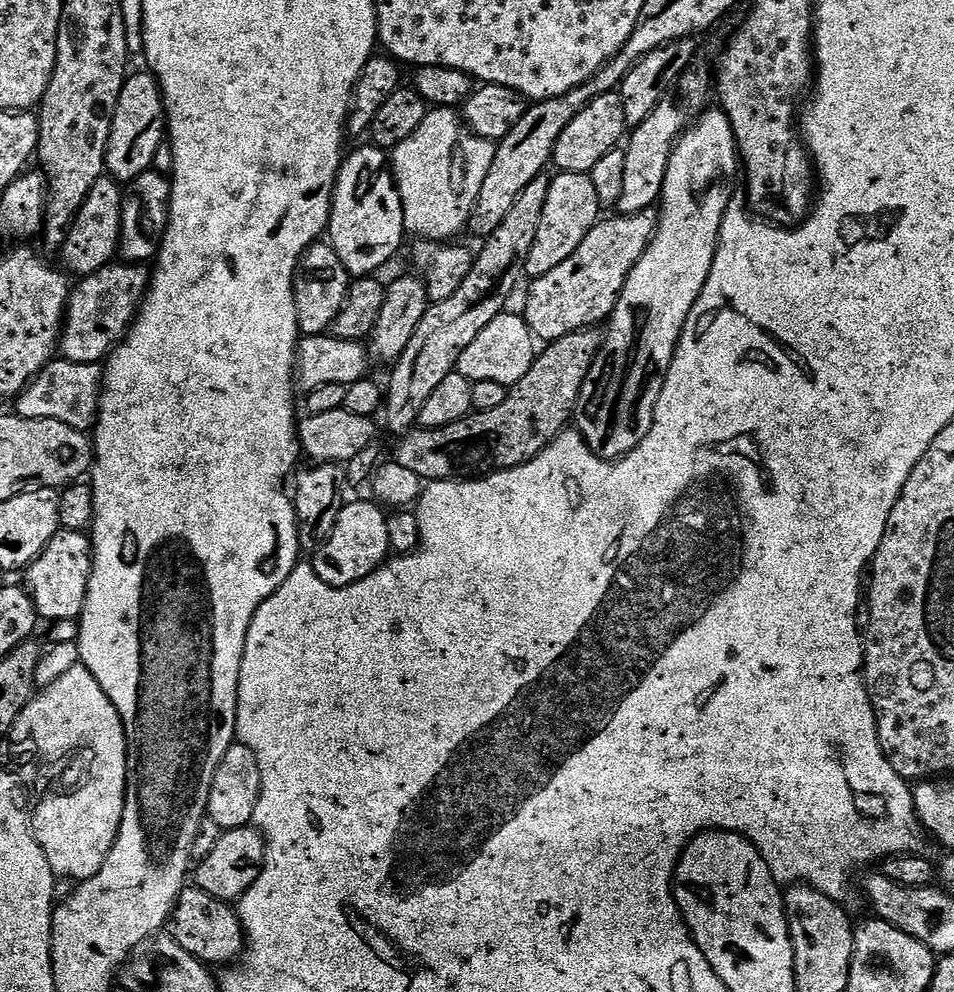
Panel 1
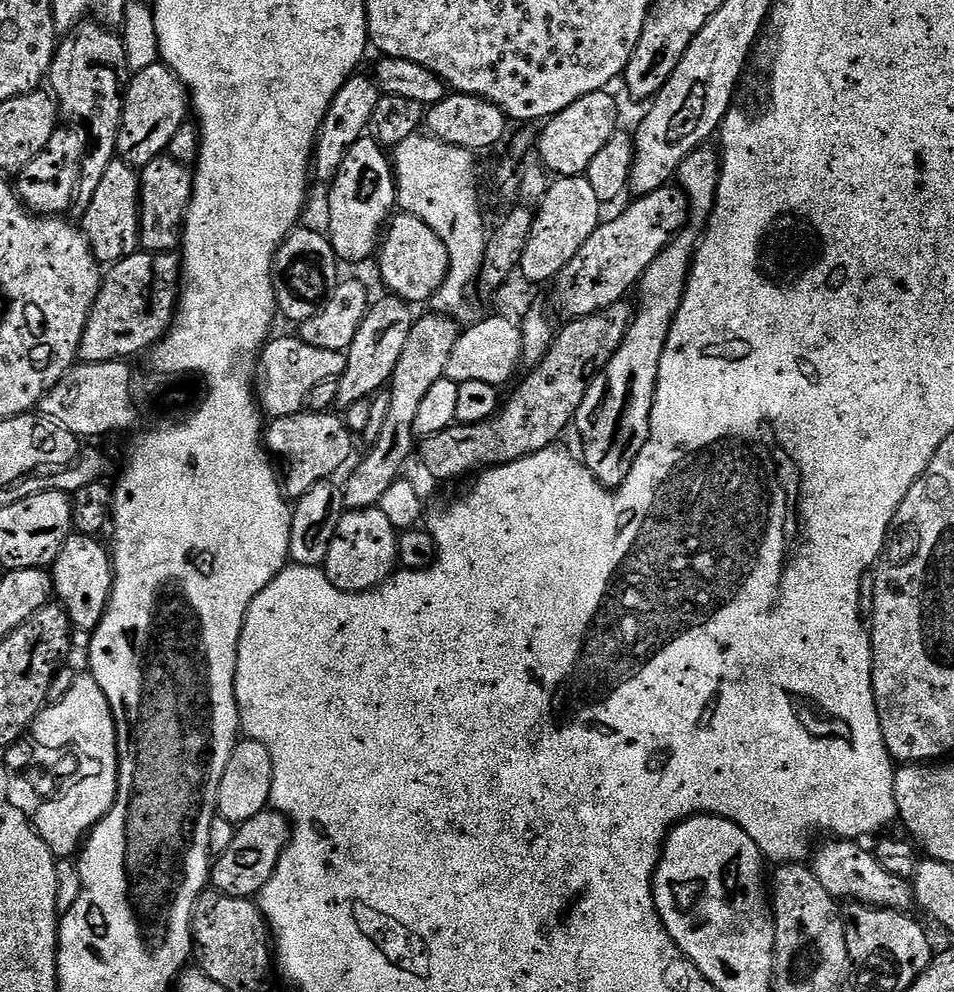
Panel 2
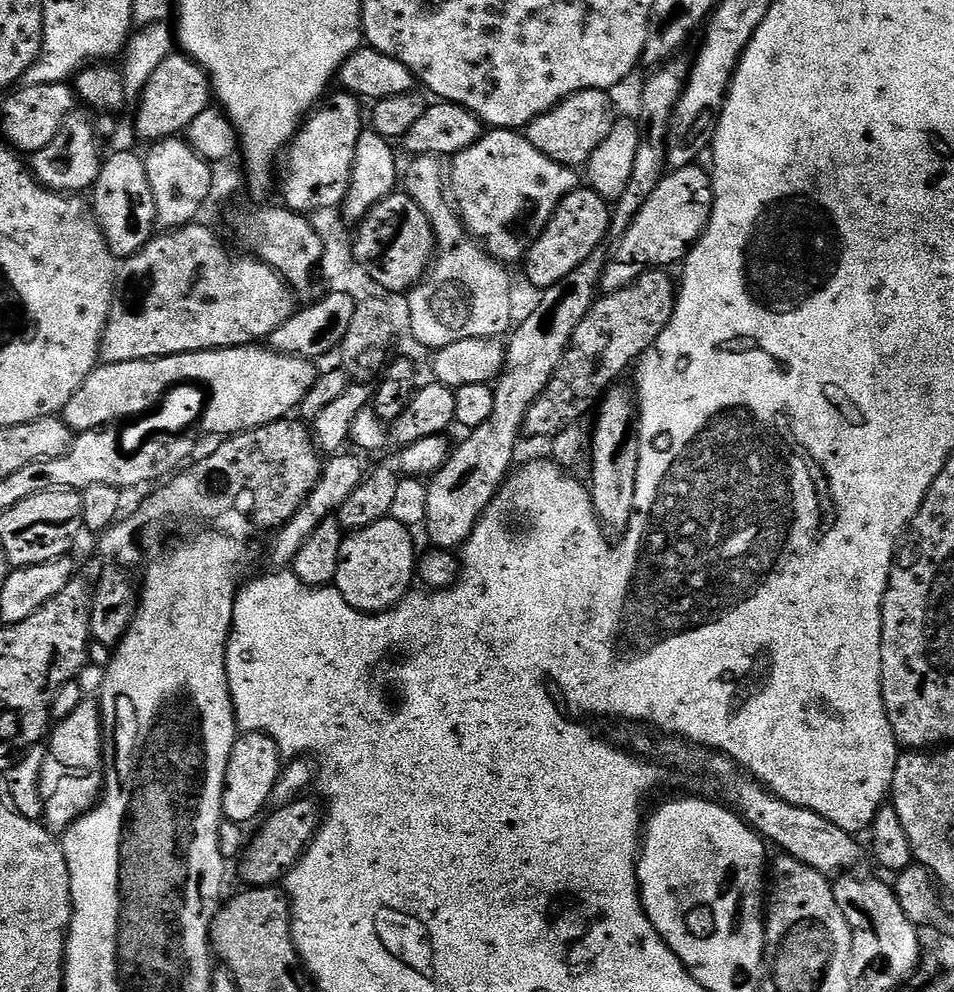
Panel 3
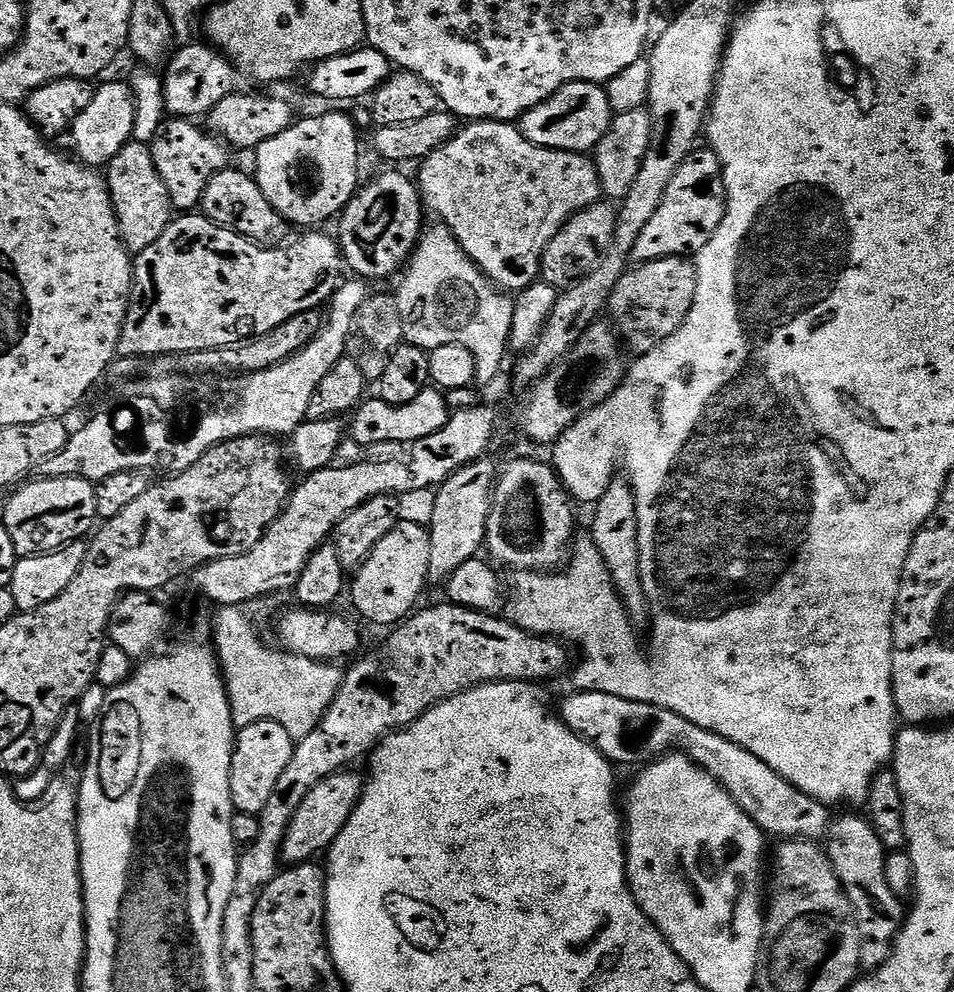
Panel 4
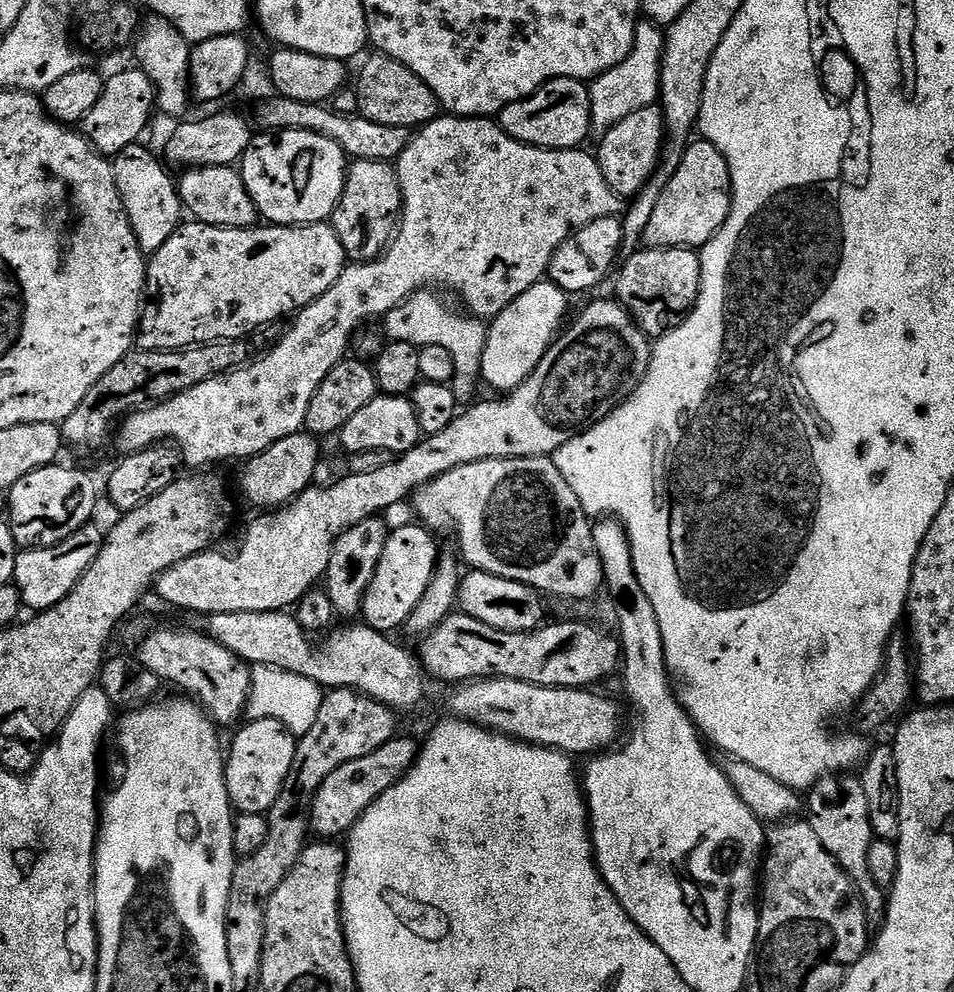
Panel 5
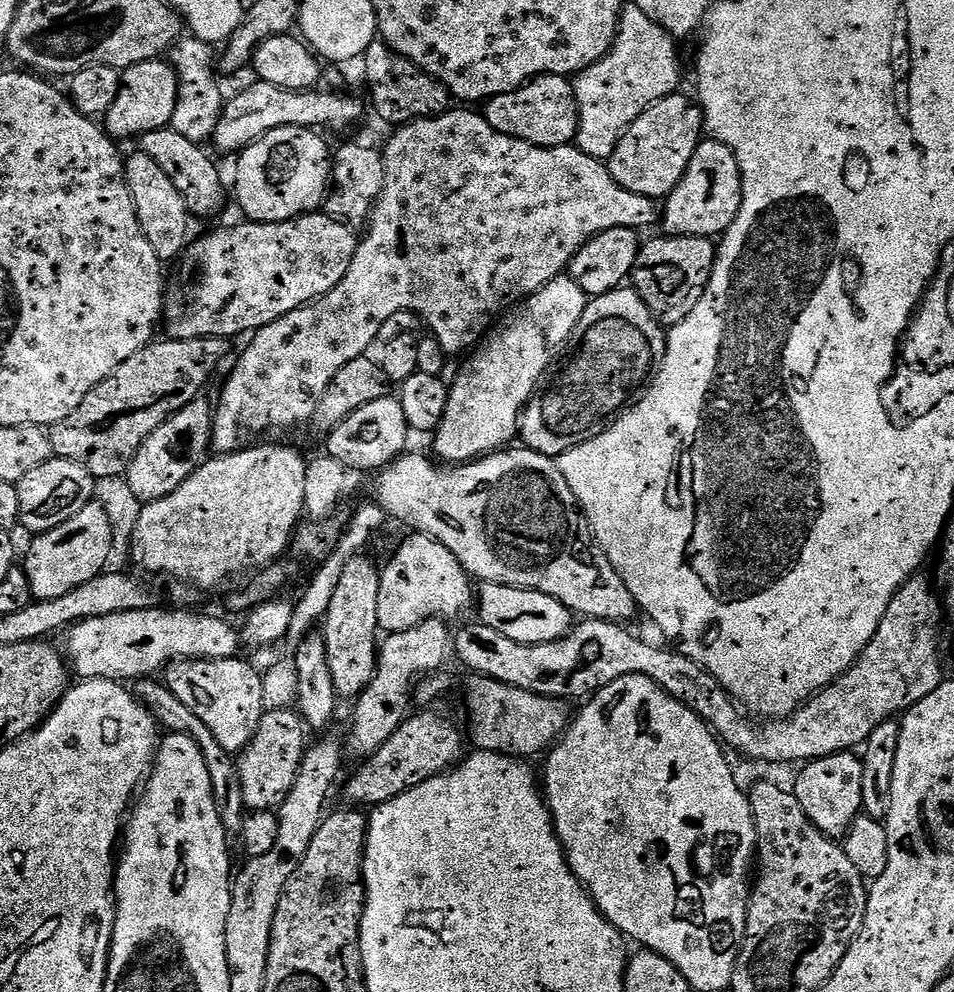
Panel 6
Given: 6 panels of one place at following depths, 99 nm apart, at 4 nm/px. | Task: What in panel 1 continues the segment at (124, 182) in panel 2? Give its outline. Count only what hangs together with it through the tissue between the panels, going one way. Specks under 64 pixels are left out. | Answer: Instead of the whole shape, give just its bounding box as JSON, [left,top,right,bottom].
[62,174,123,278]

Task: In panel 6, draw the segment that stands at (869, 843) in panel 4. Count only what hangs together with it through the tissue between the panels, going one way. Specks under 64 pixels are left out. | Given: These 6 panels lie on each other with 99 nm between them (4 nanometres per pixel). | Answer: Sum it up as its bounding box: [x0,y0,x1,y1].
[794,751,863,841]

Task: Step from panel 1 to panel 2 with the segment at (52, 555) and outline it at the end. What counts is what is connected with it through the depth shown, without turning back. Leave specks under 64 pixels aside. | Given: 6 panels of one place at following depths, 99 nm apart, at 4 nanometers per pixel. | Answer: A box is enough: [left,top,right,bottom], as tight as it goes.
[50,534,112,633]

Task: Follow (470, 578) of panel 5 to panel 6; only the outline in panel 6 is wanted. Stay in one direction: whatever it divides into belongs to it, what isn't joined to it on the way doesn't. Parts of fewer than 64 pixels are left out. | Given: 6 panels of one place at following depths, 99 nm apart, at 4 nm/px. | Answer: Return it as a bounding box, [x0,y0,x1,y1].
[478,583,574,642]

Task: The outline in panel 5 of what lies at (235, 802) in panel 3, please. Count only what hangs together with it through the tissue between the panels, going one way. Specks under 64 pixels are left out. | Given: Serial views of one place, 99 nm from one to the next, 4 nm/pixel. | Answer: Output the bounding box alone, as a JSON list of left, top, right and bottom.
[224,720,297,815]

